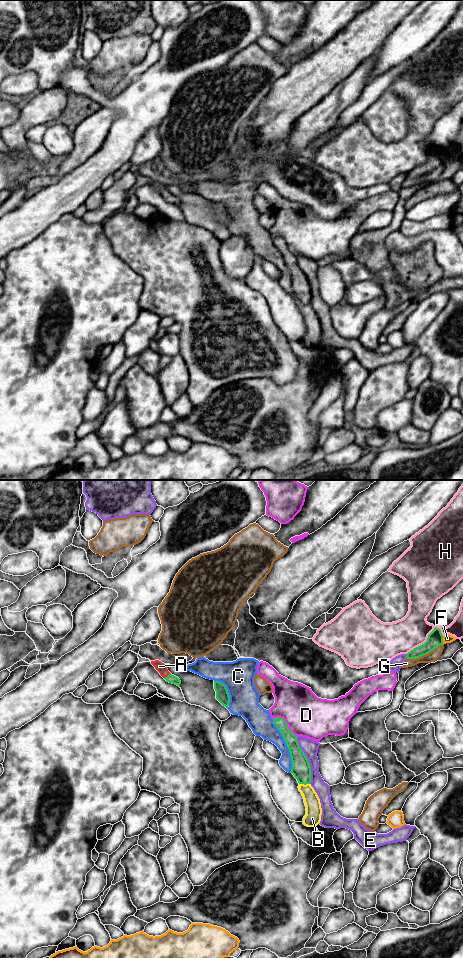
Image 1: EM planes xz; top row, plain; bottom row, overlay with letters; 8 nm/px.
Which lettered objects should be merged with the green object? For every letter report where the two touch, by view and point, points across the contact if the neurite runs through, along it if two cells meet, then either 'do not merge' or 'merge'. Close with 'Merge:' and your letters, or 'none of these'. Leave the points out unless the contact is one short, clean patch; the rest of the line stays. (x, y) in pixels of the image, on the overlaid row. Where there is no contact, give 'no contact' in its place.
A: meets green in xz at (168, 675); runs through xz (170, 678), (168, 675), (159, 666); merge
B: meets green in xz at (304, 784); border along xz (299, 783), (309, 784); do not merge
C: meets green in xz at (287, 746); do not merge
D: meets green in xz at (286, 723); do not merge
E: meets green in xz at (307, 760); do not merge
F: meets green in xz at (442, 640); do not merge
G: meets green in xz at (424, 654); do not merge
H: meets green in xz at (426, 641); do not merge
Merge: A

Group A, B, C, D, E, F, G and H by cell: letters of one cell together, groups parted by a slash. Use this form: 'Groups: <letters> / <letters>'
Groups: A / B C / D / E / F / G / H

